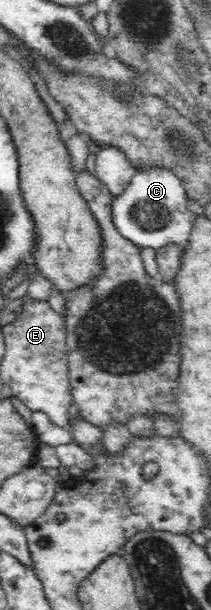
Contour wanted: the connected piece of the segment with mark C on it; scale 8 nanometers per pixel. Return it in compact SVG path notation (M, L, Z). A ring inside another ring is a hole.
M150 166L136 167L126 190L120 194L110 194L110 197L114 227L136 246L154 249L171 243L180 249L188 246L193 214L188 212L185 189L173 170Z

